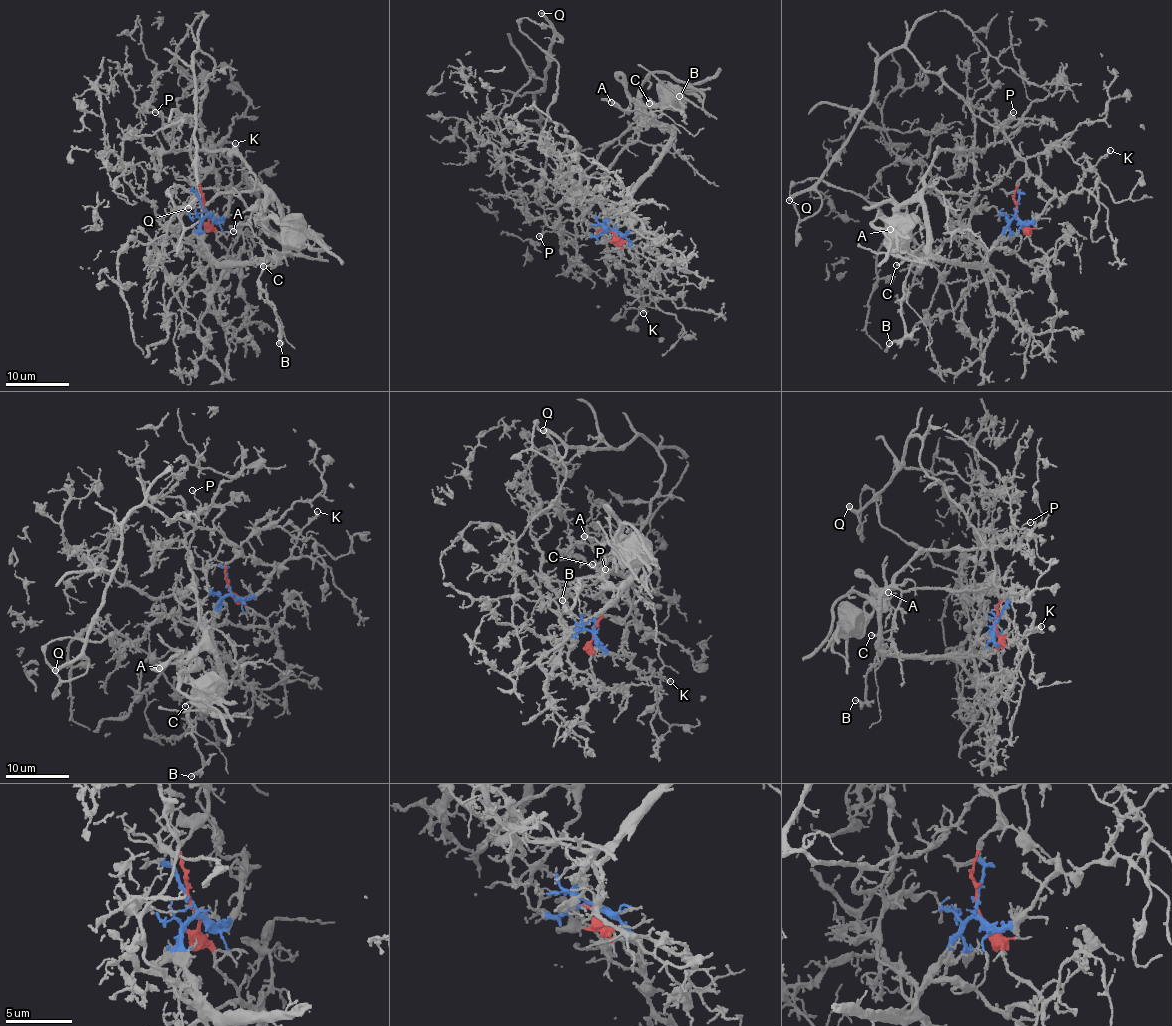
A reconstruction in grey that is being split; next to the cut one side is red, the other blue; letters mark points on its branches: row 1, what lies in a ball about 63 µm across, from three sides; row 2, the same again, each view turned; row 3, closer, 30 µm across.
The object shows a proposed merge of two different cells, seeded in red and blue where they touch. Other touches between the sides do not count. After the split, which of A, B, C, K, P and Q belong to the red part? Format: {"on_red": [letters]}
{"on_red": ["P", "Q"]}

